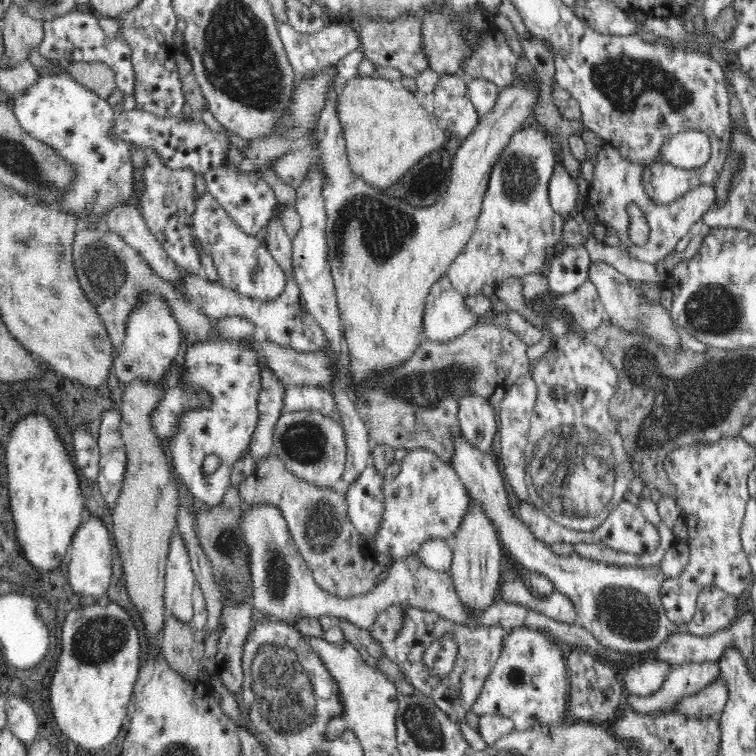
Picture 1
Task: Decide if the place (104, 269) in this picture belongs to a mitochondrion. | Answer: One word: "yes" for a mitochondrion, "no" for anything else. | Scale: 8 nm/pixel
yes

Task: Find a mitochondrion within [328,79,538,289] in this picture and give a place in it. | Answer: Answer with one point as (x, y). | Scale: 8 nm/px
(381, 230)

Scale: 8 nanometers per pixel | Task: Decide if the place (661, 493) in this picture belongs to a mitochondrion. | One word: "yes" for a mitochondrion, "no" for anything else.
no

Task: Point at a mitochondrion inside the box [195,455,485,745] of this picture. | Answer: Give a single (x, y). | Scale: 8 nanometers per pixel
(280, 689)

